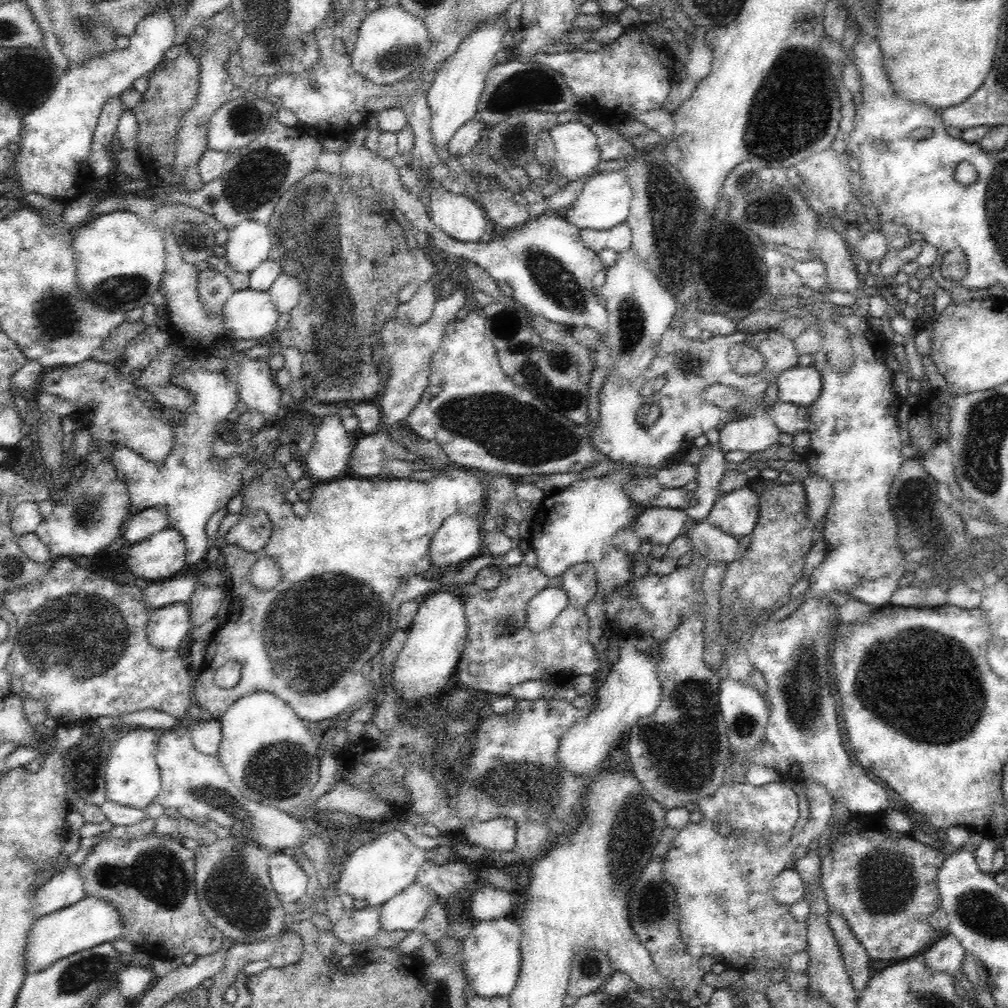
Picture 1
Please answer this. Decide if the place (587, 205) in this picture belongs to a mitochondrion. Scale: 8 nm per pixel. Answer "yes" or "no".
no

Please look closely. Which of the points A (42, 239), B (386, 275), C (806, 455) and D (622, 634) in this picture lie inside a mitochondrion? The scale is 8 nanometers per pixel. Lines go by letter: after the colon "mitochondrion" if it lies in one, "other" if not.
A: other
B: other
C: other
D: other

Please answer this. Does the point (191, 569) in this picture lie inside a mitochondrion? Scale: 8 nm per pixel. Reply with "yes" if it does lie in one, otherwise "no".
no

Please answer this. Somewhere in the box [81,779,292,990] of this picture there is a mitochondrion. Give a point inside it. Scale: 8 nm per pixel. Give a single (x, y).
(159, 874)

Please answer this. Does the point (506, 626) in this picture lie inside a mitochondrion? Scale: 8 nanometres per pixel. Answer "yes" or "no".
yes

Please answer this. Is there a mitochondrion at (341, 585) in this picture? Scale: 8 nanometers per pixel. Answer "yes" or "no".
no

